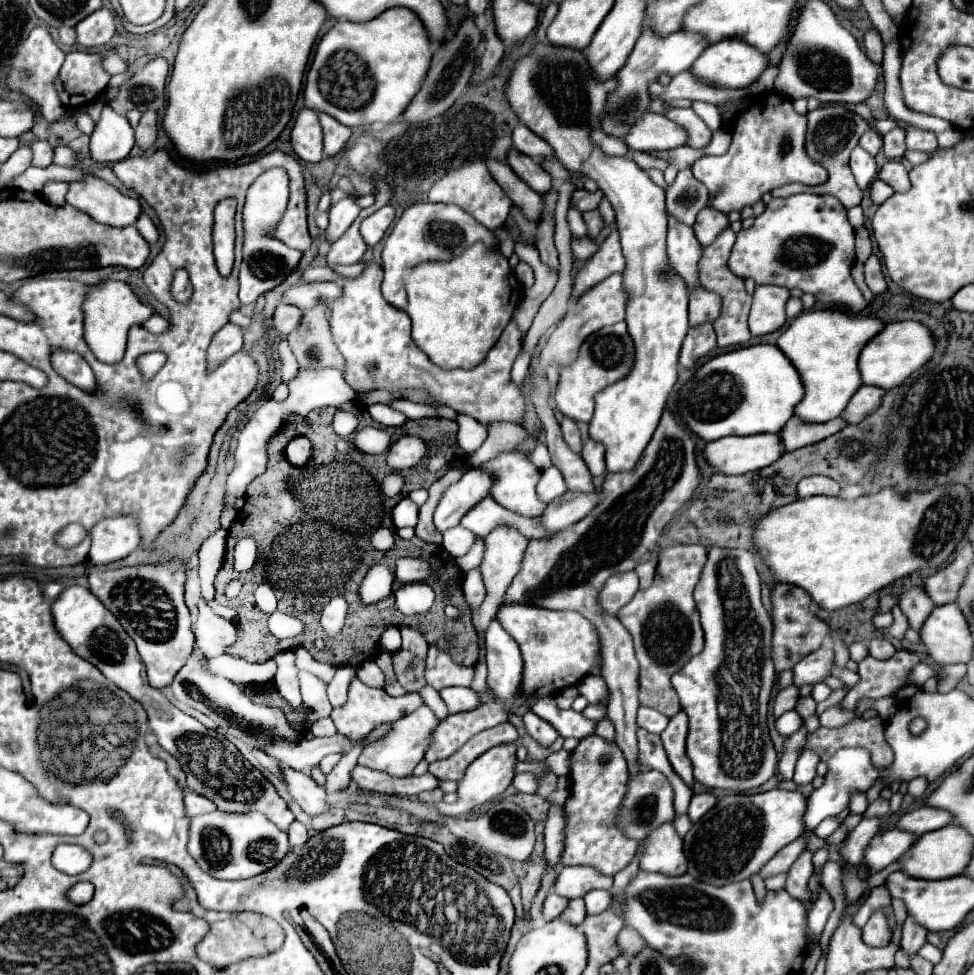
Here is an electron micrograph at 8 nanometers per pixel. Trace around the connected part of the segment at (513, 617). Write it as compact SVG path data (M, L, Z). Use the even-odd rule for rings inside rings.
M505 603L497 611L501 625L519 643L523 655L523 679L521 695L525 695L527 707L547 695L557 695L561 689L577 685L597 665L601 655L601 641L597 629L577 611L551 611L543 607L531 607L523 603ZM553 681L553 691L537 691Z

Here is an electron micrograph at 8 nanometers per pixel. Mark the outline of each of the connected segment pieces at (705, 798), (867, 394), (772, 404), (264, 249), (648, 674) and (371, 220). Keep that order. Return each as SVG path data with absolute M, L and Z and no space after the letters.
M699 793L699 795L693 795L691 799L691 805L689 805L689 819L695 823L699 821L699 817L703 817L713 805L717 803L717 797L713 793Z
M861 385L861 389L851 397L845 413L841 413L841 419L849 421L849 423L861 423L865 417L869 417L873 411L877 411L883 395L885 395L885 389L881 389L881 387Z
M751 345L741 347L709 359L689 383L679 391L679 413L687 427L705 441L721 439L727 435L755 435L755 433L779 433L785 423L795 415L795 405L803 399L805 387L787 355L777 345Z
M281 167L269 169L263 175L259 175L257 181L247 191L247 199L243 205L243 227L245 227L243 263L239 271L241 305L255 303L259 295L279 285L297 267L301 259L301 253L297 249L289 249L283 241L271 235L271 231L275 229L275 225L279 223L281 215L285 212L287 199L289 199L289 175Z
M669 545L659 551L655 581L649 589L637 591L635 597L617 611L617 619L631 633L635 657L641 665L639 703L673 717L681 711L671 675L685 663L685 653L701 653L703 629L693 601L693 589L705 565L707 549L703 545Z
M385 205L379 211L375 211L373 215L365 217L361 221L361 237L365 239L365 243L377 245L385 237L393 219L395 219L395 209L391 205Z

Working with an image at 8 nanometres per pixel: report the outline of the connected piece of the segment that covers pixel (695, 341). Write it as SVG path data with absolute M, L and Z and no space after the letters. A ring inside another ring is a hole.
M701 325L701 329L689 329L679 355L681 367L693 369L695 363L715 347L717 347L717 341L715 341L713 325Z

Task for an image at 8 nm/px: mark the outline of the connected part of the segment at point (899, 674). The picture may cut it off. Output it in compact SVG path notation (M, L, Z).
M897 651L891 659L879 661L875 657L865 657L859 663L859 675L861 681L851 687L841 701L841 705L849 711L855 711L855 705L859 699L879 699L879 697L891 697L899 689L905 687L905 679L909 671L919 663L919 655L911 651Z

